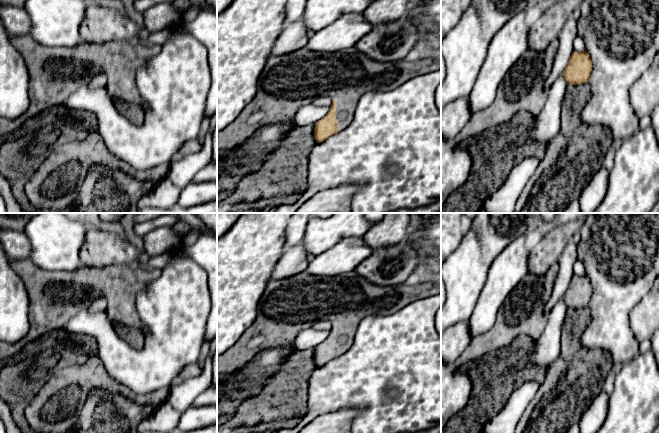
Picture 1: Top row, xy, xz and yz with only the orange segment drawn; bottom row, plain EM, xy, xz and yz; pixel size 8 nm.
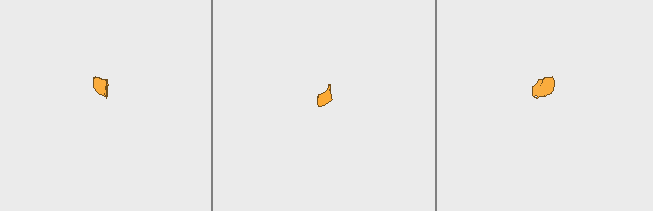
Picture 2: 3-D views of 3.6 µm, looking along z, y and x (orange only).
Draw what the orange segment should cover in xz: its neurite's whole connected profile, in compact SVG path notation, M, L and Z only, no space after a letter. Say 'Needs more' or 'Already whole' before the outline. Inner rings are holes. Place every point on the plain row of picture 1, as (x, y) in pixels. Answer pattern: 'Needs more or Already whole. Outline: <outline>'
Needs more. Outline: M355 271L333 277L319 277L307 272L271 280L258 303L257 317L241 338L225 353L217 357L217 375L231 375L254 362L263 350L294 348L298 333L318 320L327 320L332 328L328 337L315 347L317 367L342 355L352 344L360 322L368 316L396 313L404 306L441 293L441 276L420 276L395 285L379 286L368 282Z

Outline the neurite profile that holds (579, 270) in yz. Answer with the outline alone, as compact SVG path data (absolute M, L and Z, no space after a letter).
M578 260L574 264L573 274L576 275L576 276L583 276L583 275L585 275L585 267L584 267L584 264L581 261Z

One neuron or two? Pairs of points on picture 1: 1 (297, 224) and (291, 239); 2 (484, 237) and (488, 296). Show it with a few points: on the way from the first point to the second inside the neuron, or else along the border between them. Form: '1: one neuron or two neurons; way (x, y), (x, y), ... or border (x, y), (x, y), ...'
1: one neuron; way (295, 228), (294, 235)
2: two neurons; border (499, 254), (490, 265), (485, 284), (478, 296)

